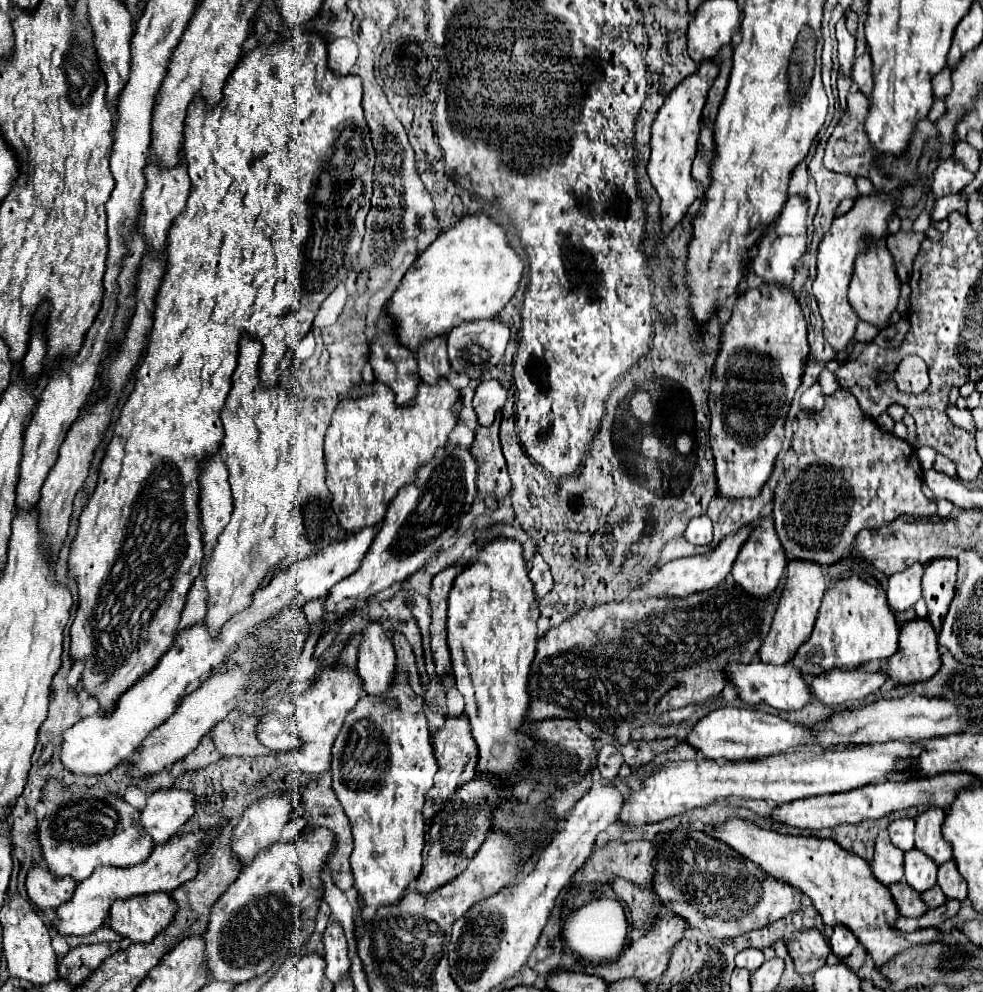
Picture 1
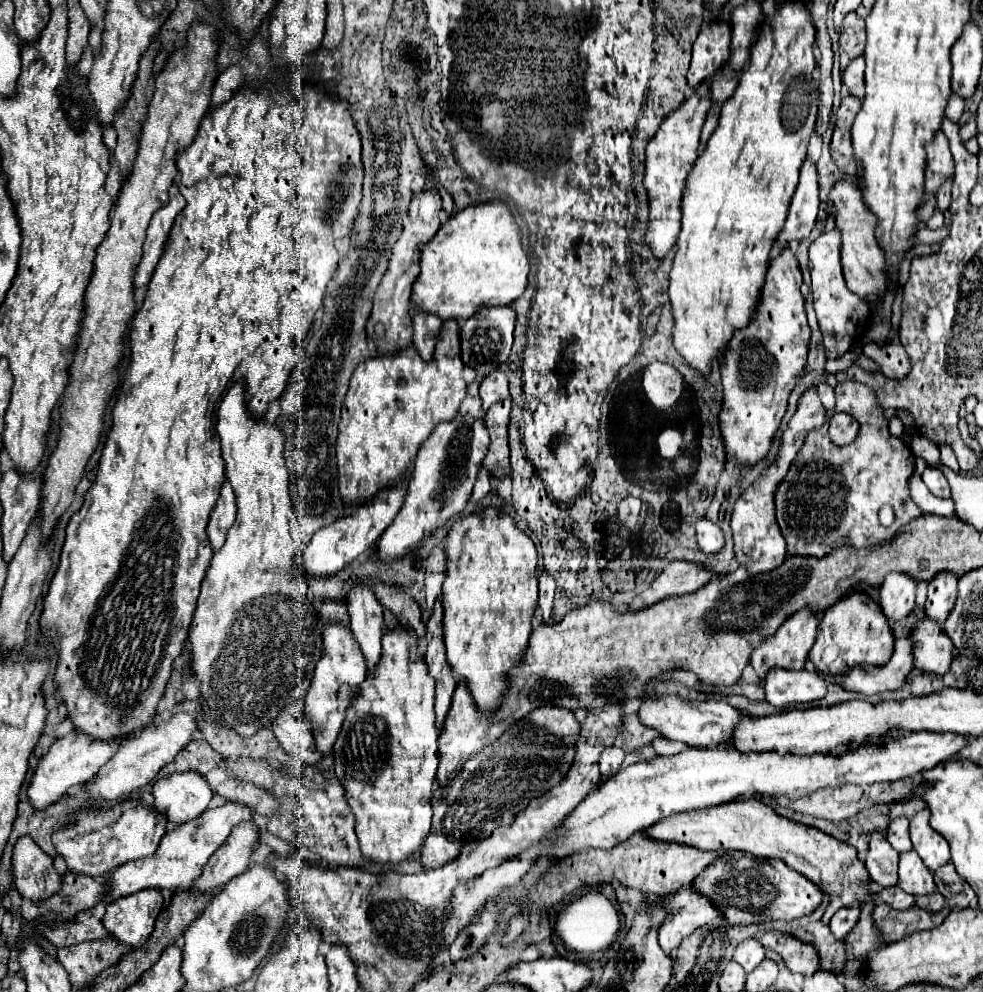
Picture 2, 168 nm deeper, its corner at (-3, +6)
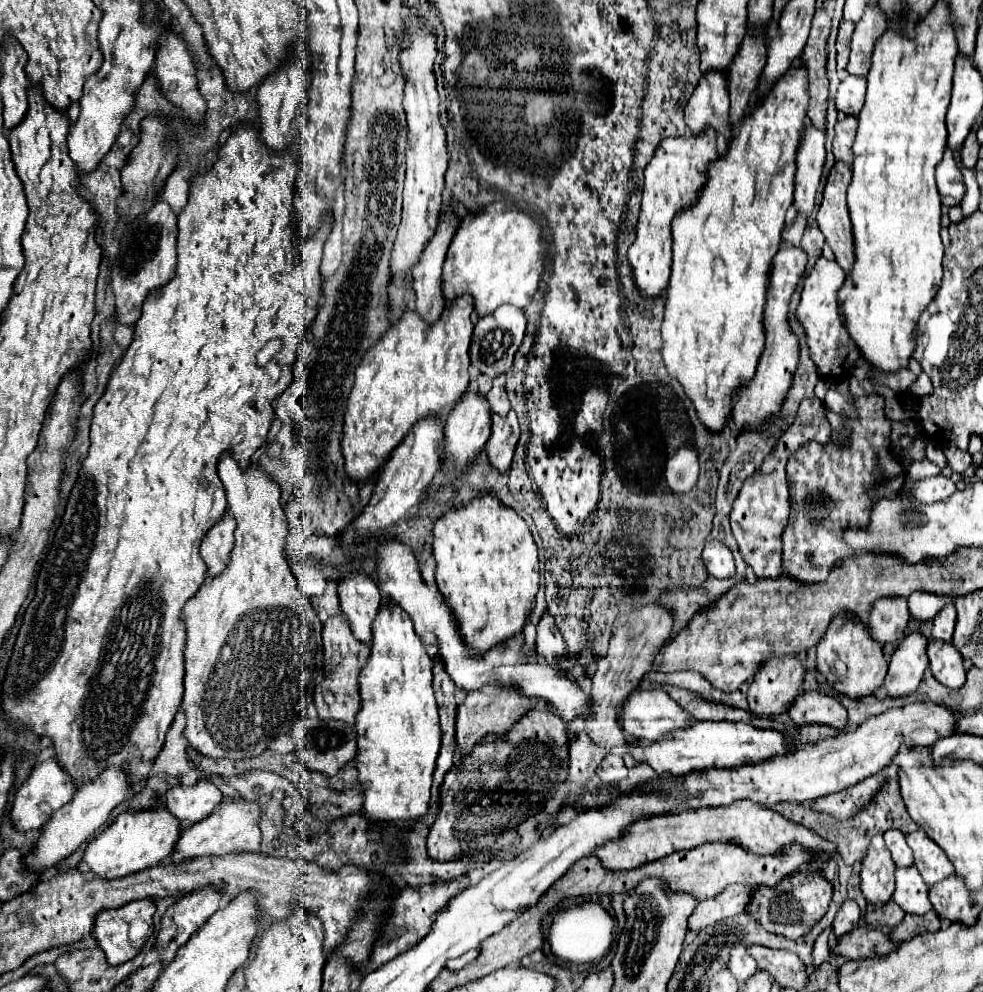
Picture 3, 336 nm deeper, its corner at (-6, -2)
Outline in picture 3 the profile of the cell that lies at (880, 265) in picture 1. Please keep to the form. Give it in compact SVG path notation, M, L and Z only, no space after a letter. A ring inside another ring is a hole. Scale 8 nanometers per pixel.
M835 162L817 212L817 224L825 234L825 240L831 246L835 260L845 270L845 274L849 274L851 266L855 264L855 248L853 248L855 242L851 238L851 216L847 210L849 182L851 182L851 168L843 162Z

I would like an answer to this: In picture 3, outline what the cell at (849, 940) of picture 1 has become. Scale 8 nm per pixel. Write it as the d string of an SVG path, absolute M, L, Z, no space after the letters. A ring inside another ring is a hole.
M855 900L843 902L841 910L837 912L837 916L833 920L833 934L835 934L835 938L841 938L843 934L855 930L859 926L859 920L861 920L861 914L859 914L857 902Z

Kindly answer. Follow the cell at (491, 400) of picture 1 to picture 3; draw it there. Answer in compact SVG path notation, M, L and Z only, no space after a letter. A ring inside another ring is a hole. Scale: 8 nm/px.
M497 376L493 380L493 388L489 390L489 394L485 396L491 408L491 414L507 414L509 412L509 398L507 398L507 390L505 390L505 376Z

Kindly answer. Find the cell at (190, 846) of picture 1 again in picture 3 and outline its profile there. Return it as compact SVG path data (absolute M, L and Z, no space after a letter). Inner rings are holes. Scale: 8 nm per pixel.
M223 800L223 804L211 812L203 822L195 822L187 830L181 832L171 862L185 862L203 856L225 856L225 854L241 854L241 852L259 852L261 830L259 830L259 806L247 800Z

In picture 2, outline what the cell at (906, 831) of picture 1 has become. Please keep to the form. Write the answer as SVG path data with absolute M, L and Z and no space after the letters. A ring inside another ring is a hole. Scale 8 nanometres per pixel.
M904 816L894 818L894 820L890 822L890 826L886 828L886 838L888 838L888 842L892 844L892 848L894 848L896 852L900 852L900 854L912 850L912 842L910 842L910 838L908 838L908 820L906 820Z

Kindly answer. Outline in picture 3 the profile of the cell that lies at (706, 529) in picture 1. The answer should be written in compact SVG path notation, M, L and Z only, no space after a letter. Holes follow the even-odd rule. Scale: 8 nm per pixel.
M709 538L705 542L701 558L705 562L707 572L711 576L715 576L715 578L729 578L729 576L735 574L735 564L733 564L731 550L723 542L719 542L715 538Z

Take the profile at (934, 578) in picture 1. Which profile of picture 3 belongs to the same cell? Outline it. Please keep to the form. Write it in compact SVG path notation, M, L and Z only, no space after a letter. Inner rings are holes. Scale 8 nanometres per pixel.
M953 602L945 604L937 616L933 618L933 628L931 628L931 634L933 638L941 638L945 642L951 642L951 636L953 636L953 628L955 628L955 618L957 618L957 610L953 606Z

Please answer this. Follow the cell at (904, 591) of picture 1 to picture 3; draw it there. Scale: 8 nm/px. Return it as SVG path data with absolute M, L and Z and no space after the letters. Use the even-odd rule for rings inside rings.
M879 598L869 616L871 636L881 644L897 642L903 638L909 618L907 598Z

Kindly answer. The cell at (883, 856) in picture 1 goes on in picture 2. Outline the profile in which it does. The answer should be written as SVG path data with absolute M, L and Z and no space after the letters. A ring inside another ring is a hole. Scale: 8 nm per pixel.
M874 832L870 838L870 850L864 860L864 866L868 870L868 876L872 882L876 882L882 888L896 886L896 866L898 866L898 854L888 846L888 840L882 832Z

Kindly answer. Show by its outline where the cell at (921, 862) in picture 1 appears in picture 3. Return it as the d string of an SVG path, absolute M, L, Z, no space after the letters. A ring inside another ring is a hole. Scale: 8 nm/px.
M915 866L897 868L897 888L893 900L907 912L907 914L927 914L933 906L929 900L929 886L923 882L919 870Z

